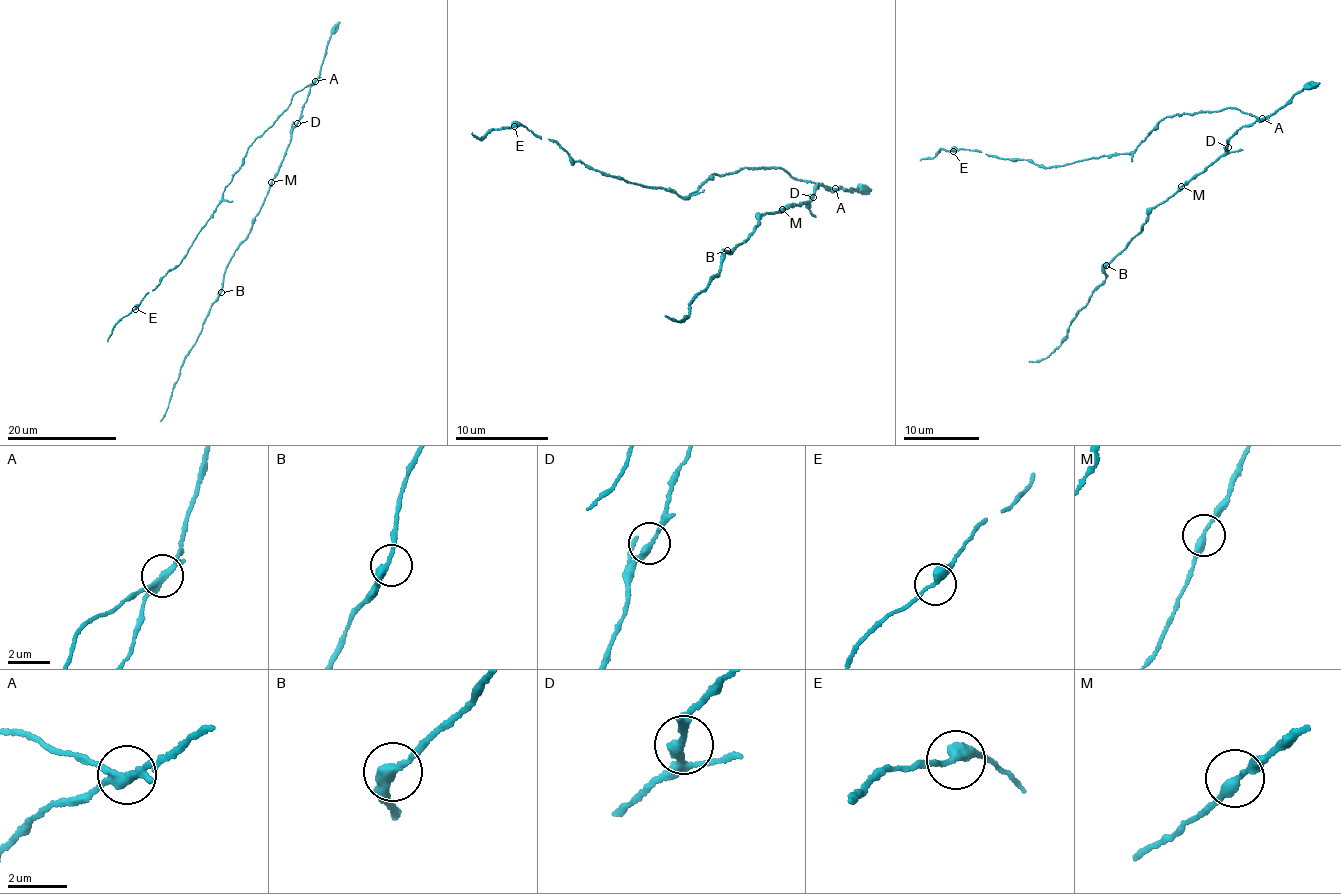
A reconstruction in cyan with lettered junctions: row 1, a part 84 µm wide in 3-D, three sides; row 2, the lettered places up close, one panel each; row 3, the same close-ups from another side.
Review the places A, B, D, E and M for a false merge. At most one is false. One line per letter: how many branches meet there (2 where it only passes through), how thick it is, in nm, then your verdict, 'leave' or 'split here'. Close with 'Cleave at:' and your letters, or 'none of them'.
A: branches 2; calibre 320 nm; leave
B: branches 2; calibre 320 nm; leave
D: branches 2; calibre 280 nm; leave
E: branches 2; calibre 320 nm; leave
M: branches 2; calibre 280 nm; leave
Cleave at: none of them

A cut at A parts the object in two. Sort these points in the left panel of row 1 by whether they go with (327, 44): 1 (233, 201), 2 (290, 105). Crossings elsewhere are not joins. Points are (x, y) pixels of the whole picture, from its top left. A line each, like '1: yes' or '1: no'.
1: no
2: no

